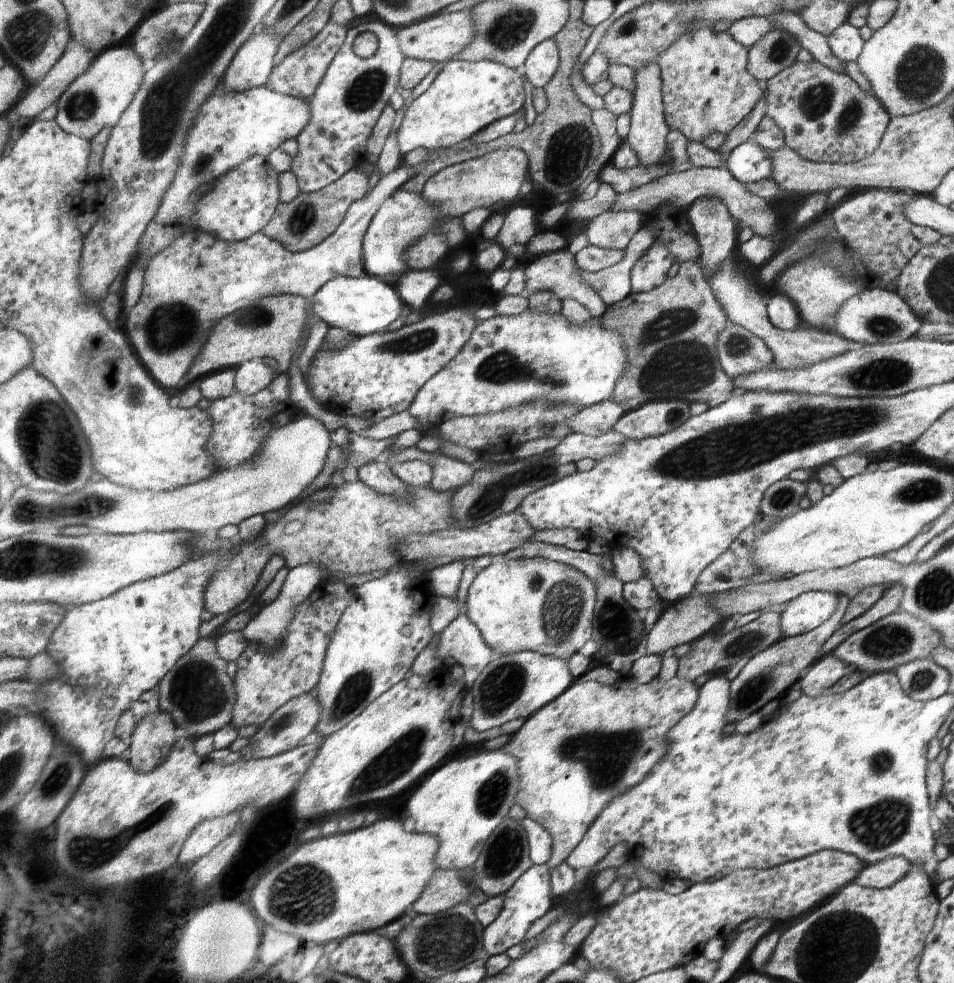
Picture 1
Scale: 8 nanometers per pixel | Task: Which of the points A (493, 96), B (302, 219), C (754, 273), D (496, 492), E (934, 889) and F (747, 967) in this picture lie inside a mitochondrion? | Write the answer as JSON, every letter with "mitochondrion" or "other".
{"A":"other","B":"mitochondrion","C":"other","D":"mitochondrion","E":"other","F":"other"}

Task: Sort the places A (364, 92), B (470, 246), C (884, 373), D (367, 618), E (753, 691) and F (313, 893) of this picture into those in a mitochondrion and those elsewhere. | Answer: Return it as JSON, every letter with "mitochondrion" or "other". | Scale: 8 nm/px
{"A":"mitochondrion","B":"other","C":"mitochondrion","D":"other","E":"mitochondrion","F":"mitochondrion"}

